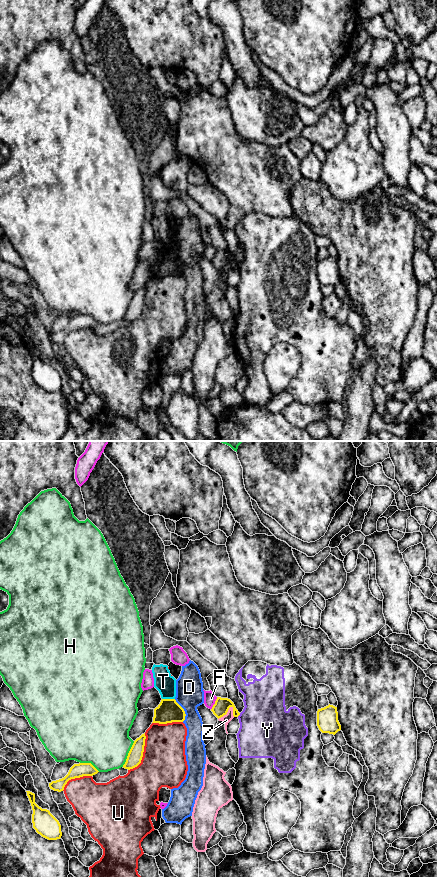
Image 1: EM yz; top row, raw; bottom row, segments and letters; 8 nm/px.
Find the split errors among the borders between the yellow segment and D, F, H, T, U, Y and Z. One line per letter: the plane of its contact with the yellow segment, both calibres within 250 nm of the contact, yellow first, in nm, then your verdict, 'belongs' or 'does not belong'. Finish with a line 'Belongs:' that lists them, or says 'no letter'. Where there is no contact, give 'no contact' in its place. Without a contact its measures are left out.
D: yz | 190/220 nm | does not belong
F: yz | 120/100 nm | does not belong
H: yz | 120/440 nm | does not belong
T: yz | 190/160 nm | does not belong
U: yz | 120/360 nm | does not belong
Y: yz | 120/440 nm | does not belong
Z: yz | 120/70 nm | does not belong
Belongs: no letter

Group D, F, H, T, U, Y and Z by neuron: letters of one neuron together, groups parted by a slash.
D / F / H / T / U / Y / Z

